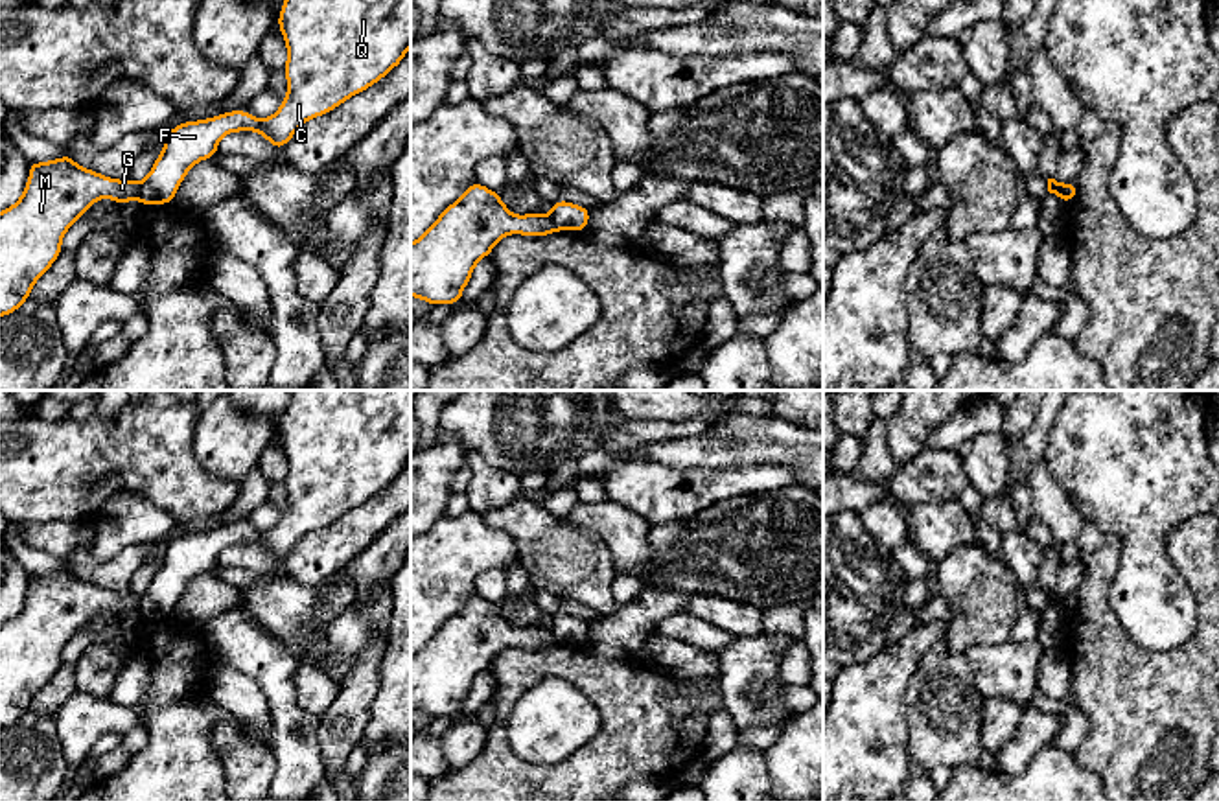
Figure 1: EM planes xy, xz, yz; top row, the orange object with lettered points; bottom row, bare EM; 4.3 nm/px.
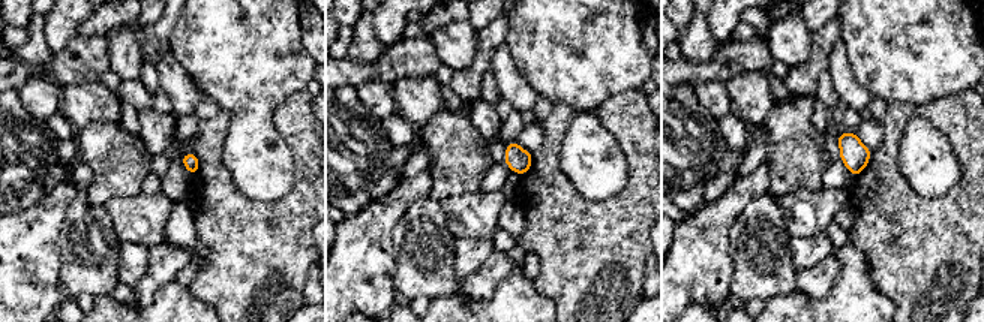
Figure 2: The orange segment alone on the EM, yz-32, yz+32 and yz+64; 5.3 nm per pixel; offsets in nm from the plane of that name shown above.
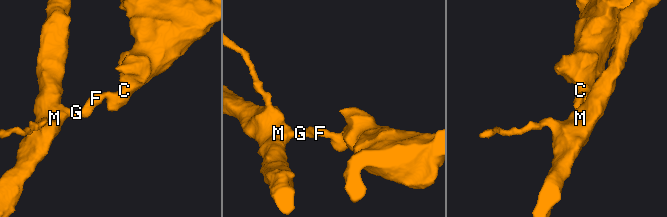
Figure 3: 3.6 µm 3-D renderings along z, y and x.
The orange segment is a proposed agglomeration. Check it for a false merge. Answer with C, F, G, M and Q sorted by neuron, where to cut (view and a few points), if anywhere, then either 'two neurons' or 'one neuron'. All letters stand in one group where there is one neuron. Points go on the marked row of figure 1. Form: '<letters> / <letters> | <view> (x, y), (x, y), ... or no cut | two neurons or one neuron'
C F Q / G M | xy (140, 185), (137, 197) | two neurons

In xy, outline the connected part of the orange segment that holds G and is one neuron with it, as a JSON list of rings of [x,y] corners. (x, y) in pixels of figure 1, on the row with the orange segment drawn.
[[[70,155],[50,162],[31,162],[22,197],[0,212],[0,319],[17,311],[31,295],[35,282],[53,265],[63,250],[61,239],[96,201],[110,197],[118,206],[138,199],[140,184],[116,180],[81,168]]]

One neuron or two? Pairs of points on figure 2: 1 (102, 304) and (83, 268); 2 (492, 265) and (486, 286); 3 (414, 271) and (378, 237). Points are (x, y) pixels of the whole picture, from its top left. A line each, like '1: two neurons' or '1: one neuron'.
1: two neurons
2: one neuron
3: two neurons

